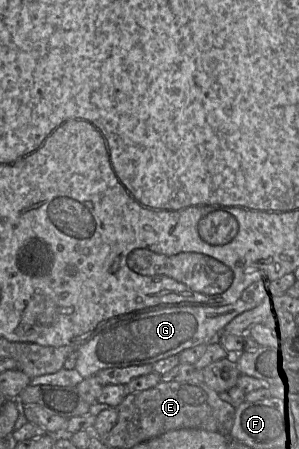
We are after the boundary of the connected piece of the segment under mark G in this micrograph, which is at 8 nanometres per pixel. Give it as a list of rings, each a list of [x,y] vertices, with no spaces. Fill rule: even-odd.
[[[197,304],[165,305],[118,316],[109,320],[101,331],[75,349],[75,370],[87,378],[107,368],[154,364],[178,355],[185,349],[212,342],[236,316],[258,304],[204,306]]]

